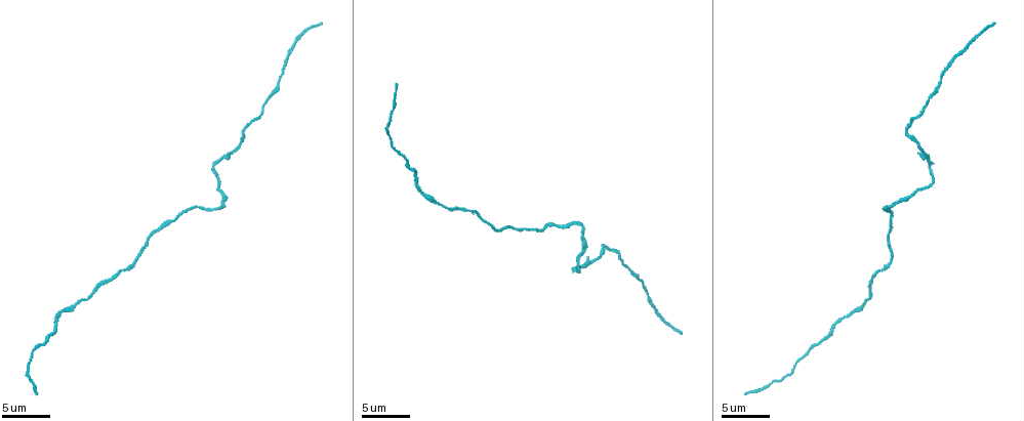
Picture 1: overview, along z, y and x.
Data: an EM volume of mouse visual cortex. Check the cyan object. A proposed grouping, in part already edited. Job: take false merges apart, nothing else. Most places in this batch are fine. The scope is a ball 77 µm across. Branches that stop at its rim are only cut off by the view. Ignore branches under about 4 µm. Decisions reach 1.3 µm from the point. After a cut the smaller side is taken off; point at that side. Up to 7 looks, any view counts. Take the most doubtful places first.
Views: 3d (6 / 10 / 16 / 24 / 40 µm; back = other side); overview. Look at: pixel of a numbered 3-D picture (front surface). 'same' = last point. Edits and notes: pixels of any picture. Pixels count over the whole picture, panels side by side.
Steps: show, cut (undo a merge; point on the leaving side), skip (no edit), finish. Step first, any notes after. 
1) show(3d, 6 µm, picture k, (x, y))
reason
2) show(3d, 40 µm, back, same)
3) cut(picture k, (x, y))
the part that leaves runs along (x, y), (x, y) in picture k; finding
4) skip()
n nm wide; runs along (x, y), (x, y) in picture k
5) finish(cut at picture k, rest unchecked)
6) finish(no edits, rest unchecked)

show(3d, 10 µm, picture 1, (421, 191))
calibre changes

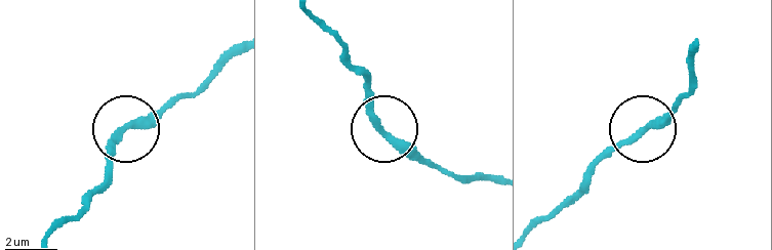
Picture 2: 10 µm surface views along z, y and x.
skip()
runs along (493, 180), (460, 178), (401, 148), (377, 121), (368, 84) in picture 2; one neuron here

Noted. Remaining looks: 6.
show(3d, 6 µm, picture 1, (406, 160))
sudden change in width

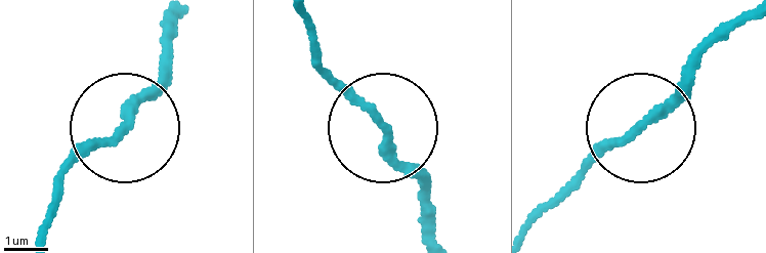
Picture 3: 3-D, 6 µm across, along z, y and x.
skip()
180 nm wide; runs along (437, 233), (382, 123), (320, 60) in picture 3; one neuron here

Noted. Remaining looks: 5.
show(3d, 10 µm, picture 1, (93, 293))
calibre changes

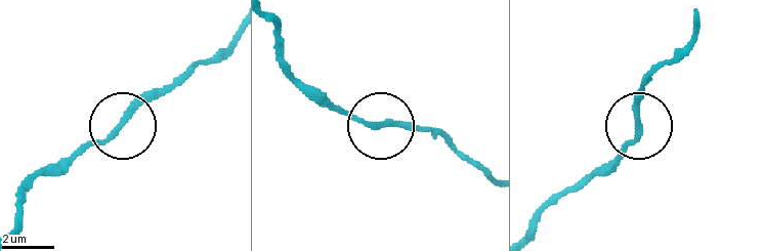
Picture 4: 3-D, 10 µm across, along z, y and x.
skip()
210 nm wide; runs along (490, 173), (430, 131), (371, 127), (320, 96) in picture 4; all the same neuron

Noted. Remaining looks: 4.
show(3d, 6 µm, picture 1, (930, 161))
sudden change in width

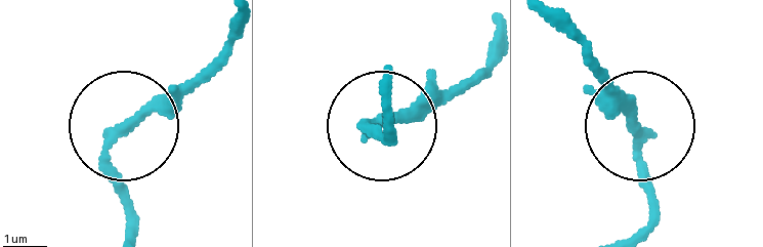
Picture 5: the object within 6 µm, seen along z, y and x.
skip()
230 nm wide; runs along (626, 238), (648, 204), (637, 116), (586, 43) in picture 5; one neuron here

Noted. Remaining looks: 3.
finish(no edits, rest unchecked)

